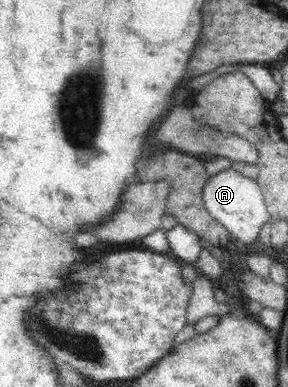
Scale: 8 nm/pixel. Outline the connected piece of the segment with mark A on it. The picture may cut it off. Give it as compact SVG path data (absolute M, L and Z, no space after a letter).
M230 167L210 177L203 186L202 200L210 216L242 244L252 244L259 240L262 225L271 222L267 204L264 202L264 193L257 181L258 179L244 177Z

